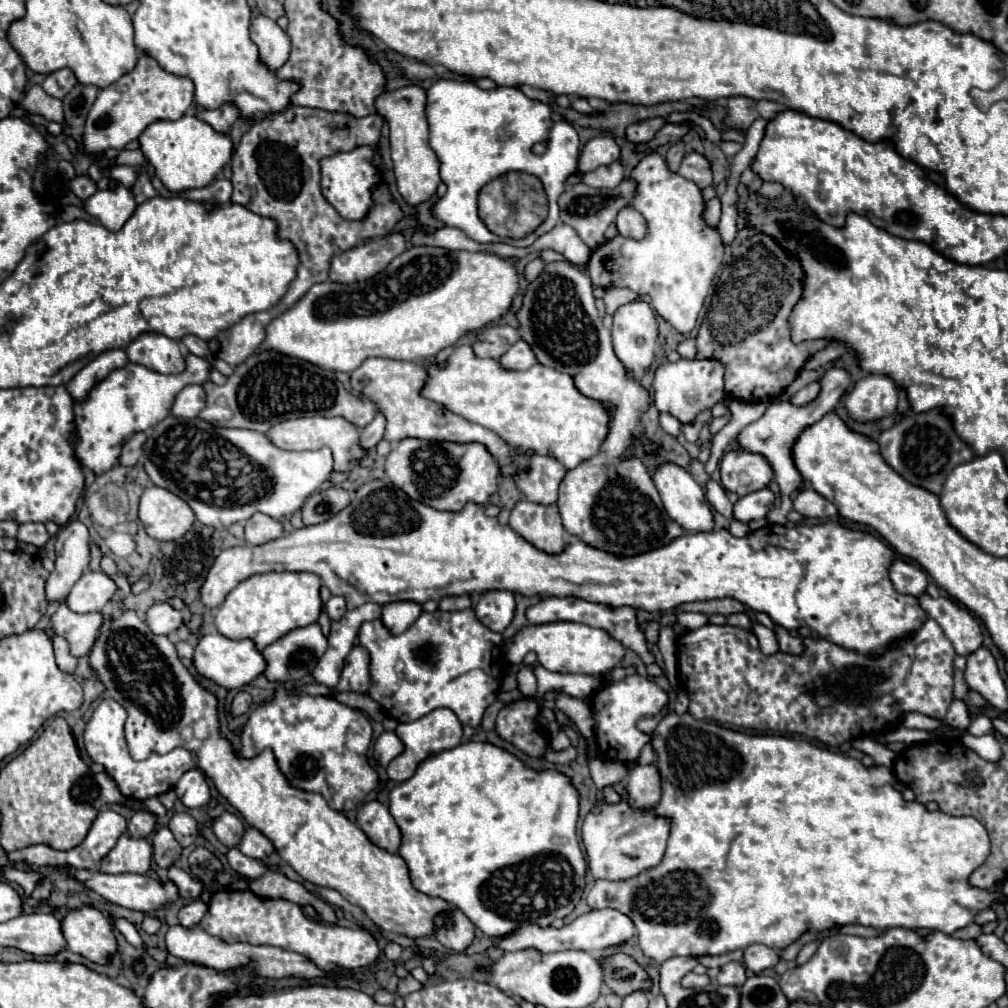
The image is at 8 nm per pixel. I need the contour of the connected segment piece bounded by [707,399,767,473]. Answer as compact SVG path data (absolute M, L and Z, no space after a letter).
M735 399L729 403L729 421L713 437L713 449L707 461L707 473L713 473L717 469L717 461L725 453L725 447L737 439L743 427L757 421L765 413L765 409L767 409L767 403L745 403L745 401L735 401Z

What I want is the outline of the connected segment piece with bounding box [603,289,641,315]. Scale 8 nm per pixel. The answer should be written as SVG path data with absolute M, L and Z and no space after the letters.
M605 289L605 297L603 297L609 315L613 315L621 305L633 303L637 299L641 299L641 297L631 289Z

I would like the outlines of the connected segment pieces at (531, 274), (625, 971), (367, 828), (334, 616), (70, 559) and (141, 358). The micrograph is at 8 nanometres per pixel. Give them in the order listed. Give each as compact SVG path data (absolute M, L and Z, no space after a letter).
M533 259L533 261L529 261L529 263L525 265L523 275L525 275L527 281L533 281L533 279L541 273L541 269L543 269L543 261L541 261L541 259Z
M617 953L609 959L601 959L601 963L603 963L603 973L605 973L605 985L619 997L625 997L627 993L631 993L631 989L647 991L649 977L635 963L635 959L623 953Z
M369 801L357 811L359 829L381 849L397 853L401 845L401 831L395 825L387 805L379 801Z
M331 597L325 603L325 611L331 621L339 621L345 615L345 599L343 597Z
M81 521L65 525L55 543L55 569L47 579L45 597L49 603L65 601L75 581L87 571L89 565L89 531Z
M143 333L125 351L131 363L145 365L151 371L165 375L183 371L183 353L179 351L177 341L165 335Z

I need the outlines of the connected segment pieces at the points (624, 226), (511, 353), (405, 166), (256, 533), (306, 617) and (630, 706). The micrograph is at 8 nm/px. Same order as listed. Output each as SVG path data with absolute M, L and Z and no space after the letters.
M623 207L623 209L617 213L615 225L617 225L619 235L623 235L623 237L633 237L633 239L643 239L643 237L645 237L645 231L647 231L647 225L645 225L641 213L635 211L633 207Z
M517 341L515 345L511 345L511 349L507 353L503 353L503 357L499 359L499 365L509 371L529 369L535 363L537 363L535 355L531 353L531 347L525 341Z
M409 85L395 91L385 91L375 99L375 109L383 115L389 123L389 141L391 141L391 159L393 159L393 173L397 181L397 191L403 201L411 207L425 203L437 193L441 183L439 177L439 159L435 151L429 147L429 131L425 119L425 101L427 95L421 87Z
M255 513L247 523L245 523L245 541L249 545L263 545L267 541L279 539L283 535L283 527L277 519L267 517L263 513Z
M265 573L241 581L219 605L215 627L229 639L251 639L259 651L297 627L315 623L321 615L321 579L313 573Z
M633 675L633 677L625 677L619 683L601 687L593 695L593 703L591 703L591 711L593 711L593 719L595 719L595 737L597 737L597 745L601 749L599 755L605 759L623 761L623 763L635 761L639 757L643 745L649 741L649 737L637 729L639 717L657 715L657 713L661 713L661 709L665 705L667 705L667 693L657 683L653 683L649 677Z

